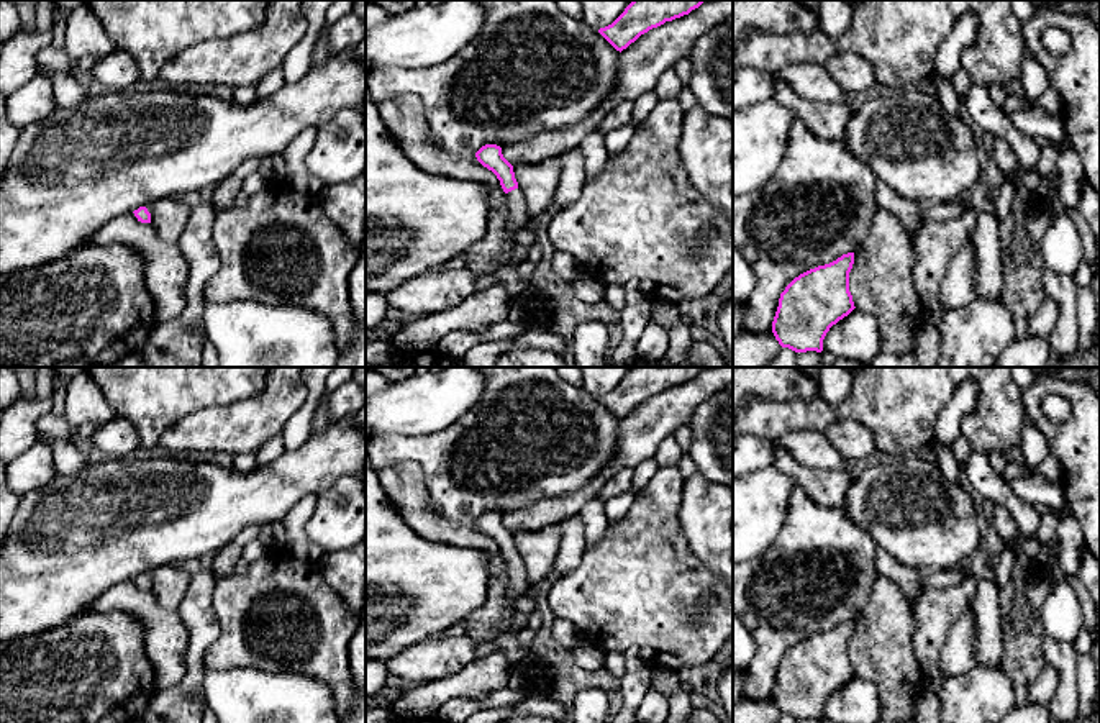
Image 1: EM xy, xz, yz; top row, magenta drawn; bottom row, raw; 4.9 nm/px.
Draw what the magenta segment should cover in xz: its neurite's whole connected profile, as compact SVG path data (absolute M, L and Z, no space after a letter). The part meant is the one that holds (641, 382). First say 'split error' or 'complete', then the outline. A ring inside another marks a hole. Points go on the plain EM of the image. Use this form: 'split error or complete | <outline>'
complete | M633 367L625 379L598 400L616 416L623 418L641 402L672 389L708 367Z

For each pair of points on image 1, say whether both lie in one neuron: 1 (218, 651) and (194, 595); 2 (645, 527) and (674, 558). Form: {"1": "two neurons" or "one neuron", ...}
{"1": "two neurons", "2": "one neuron"}

